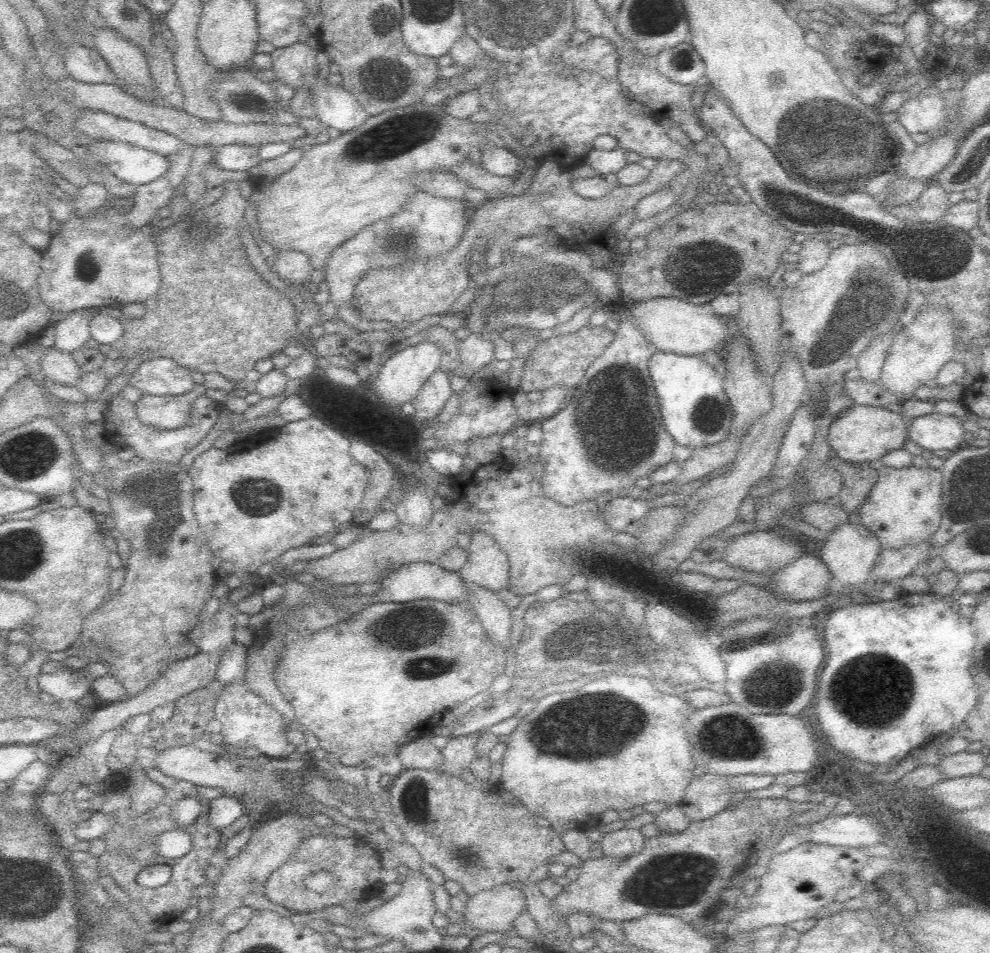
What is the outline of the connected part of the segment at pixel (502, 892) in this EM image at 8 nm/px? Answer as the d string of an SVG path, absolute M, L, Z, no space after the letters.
M502 884L490 890L481 890L468 898L467 905L462 917L467 920L467 924L482 934L487 932L505 933L512 930L514 921L525 909L525 894L520 885Z

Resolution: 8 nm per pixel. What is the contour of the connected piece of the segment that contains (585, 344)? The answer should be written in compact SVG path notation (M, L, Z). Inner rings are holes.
M586 326L554 338L550 343L539 342L533 354L524 358L524 372L520 376L518 391L529 394L533 391L545 391L552 386L562 386L567 389L574 389L582 381L586 369L604 354L606 347L614 340L614 331L603 326Z

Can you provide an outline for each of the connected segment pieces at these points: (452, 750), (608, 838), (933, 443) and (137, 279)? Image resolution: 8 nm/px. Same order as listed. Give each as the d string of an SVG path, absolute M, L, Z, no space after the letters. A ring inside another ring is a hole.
M480 733L466 737L452 738L441 751L443 764L440 770L447 776L466 775L472 760L475 758L475 747Z
M619 828L612 832L603 833L596 847L599 854L609 858L628 858L642 850L647 838L640 833L640 829Z
M935 410L931 414L913 418L912 424L907 428L907 438L909 444L918 444L922 449L949 452L965 445L969 440L962 419L936 413Z
M107 205L88 218L70 214L68 220L60 223L50 247L42 254L37 288L40 299L54 315L144 303L160 288L154 234L149 236L128 226L125 213Z

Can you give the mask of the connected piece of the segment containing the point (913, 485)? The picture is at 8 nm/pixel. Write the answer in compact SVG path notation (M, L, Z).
M886 465L877 471L877 481L859 508L860 522L874 532L882 549L898 549L930 539L938 530L942 516L941 469L933 467L890 468Z

